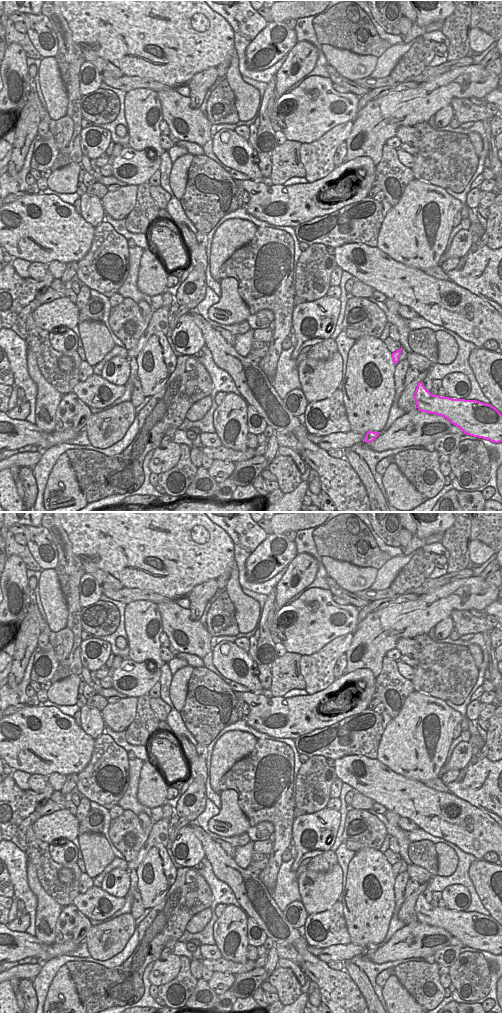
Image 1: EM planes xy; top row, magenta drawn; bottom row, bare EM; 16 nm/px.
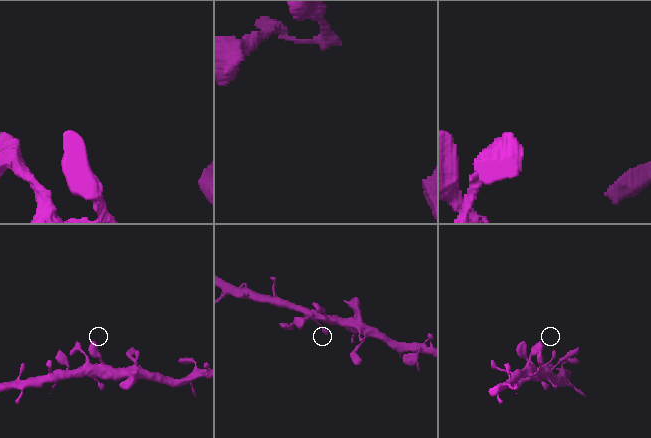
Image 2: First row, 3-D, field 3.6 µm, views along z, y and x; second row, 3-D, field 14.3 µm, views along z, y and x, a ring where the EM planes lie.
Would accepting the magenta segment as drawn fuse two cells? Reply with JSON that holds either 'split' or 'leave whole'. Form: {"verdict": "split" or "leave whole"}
{"verdict": "leave whole"}

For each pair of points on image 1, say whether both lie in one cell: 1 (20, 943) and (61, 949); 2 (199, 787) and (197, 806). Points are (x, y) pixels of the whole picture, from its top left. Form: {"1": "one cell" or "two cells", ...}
{"1": "one cell", "2": "one cell"}

